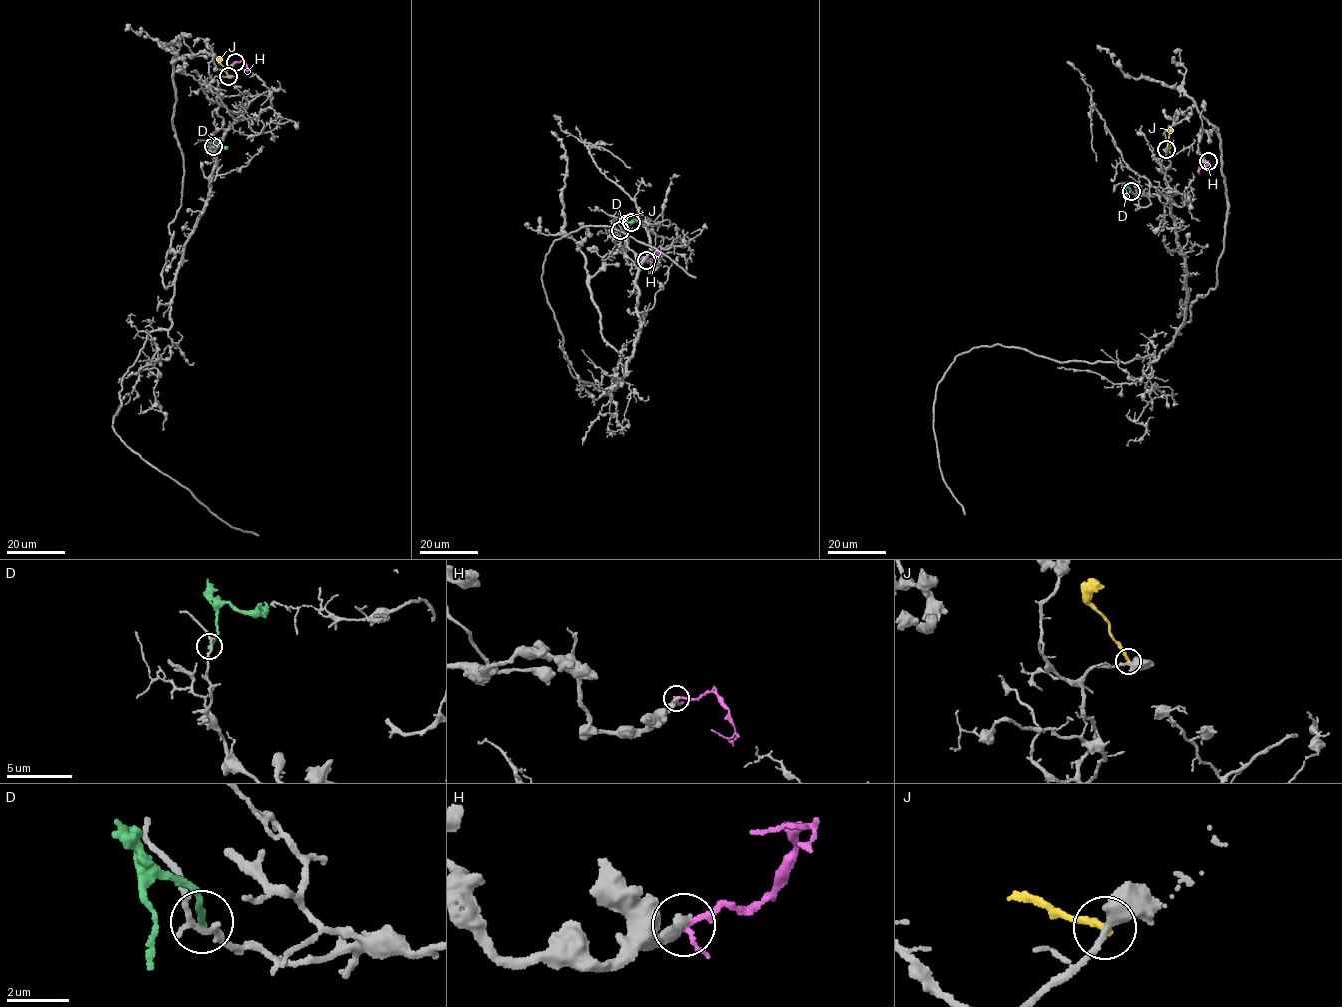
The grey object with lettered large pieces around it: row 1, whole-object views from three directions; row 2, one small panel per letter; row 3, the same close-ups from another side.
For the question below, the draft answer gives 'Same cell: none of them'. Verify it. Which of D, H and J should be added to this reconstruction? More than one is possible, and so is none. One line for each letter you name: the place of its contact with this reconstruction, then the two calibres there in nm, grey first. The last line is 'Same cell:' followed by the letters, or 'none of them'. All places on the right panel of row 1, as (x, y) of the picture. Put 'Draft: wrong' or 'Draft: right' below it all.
Same cell: none of them
Draft: right

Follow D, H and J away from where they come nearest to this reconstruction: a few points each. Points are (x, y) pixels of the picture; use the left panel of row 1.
D: (212, 146), (218, 143), (227, 148)
H: (235, 62), (244, 61), (248, 68), (242, 69)
J: (228, 76), (220, 62), (221, 58)

